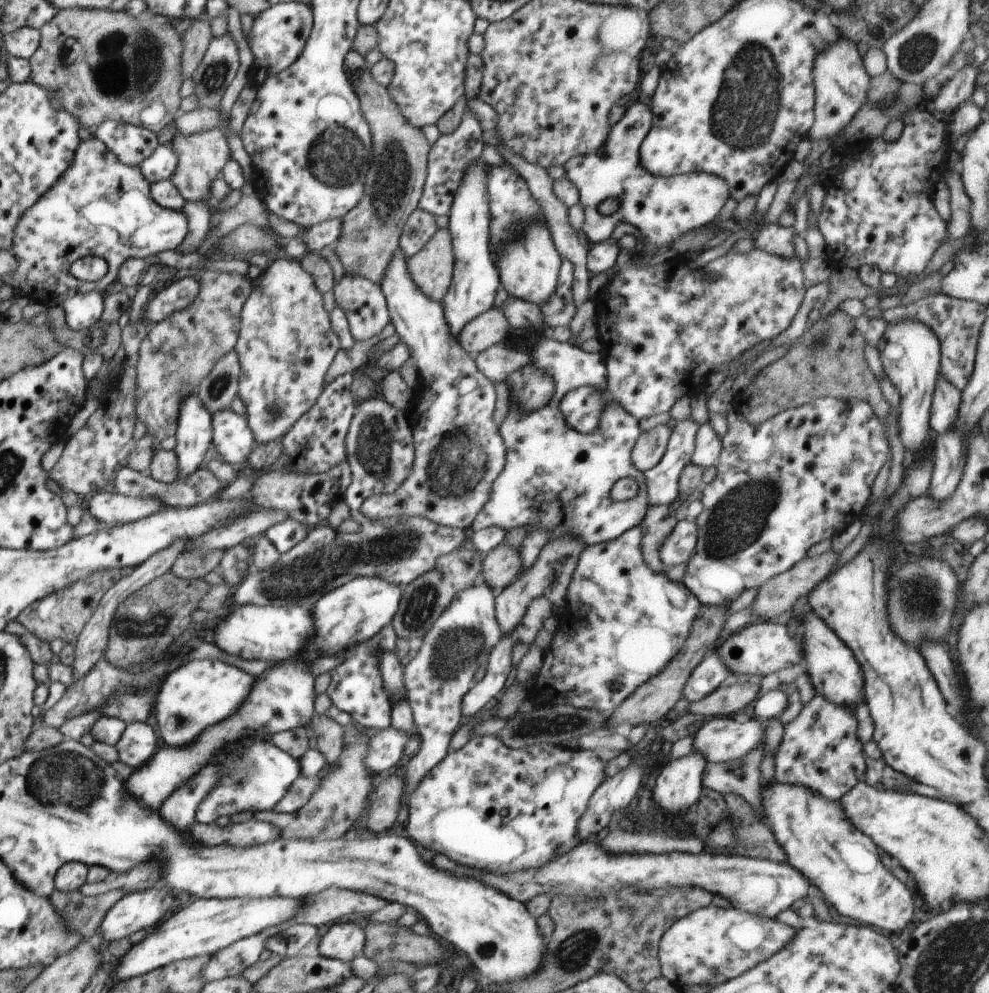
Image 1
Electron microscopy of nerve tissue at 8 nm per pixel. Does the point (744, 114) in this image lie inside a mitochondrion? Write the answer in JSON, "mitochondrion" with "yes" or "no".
{"mitochondrion":"yes"}

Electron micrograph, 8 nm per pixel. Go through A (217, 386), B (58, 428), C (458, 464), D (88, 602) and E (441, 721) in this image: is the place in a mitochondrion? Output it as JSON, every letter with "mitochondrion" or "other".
{"A":"mitochondrion","B":"other","C":"mitochondrion","D":"other","E":"other"}

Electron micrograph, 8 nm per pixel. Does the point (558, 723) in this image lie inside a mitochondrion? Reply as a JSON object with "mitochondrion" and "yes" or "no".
{"mitochondrion":"yes"}

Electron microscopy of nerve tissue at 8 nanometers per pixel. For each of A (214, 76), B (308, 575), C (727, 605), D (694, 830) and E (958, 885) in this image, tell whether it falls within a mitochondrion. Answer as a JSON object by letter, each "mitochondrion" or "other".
{"A":"mitochondrion","B":"mitochondrion","C":"other","D":"other","E":"other"}

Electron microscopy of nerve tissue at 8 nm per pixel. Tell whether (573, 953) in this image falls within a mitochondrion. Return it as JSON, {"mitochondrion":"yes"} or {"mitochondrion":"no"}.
{"mitochondrion":"yes"}

